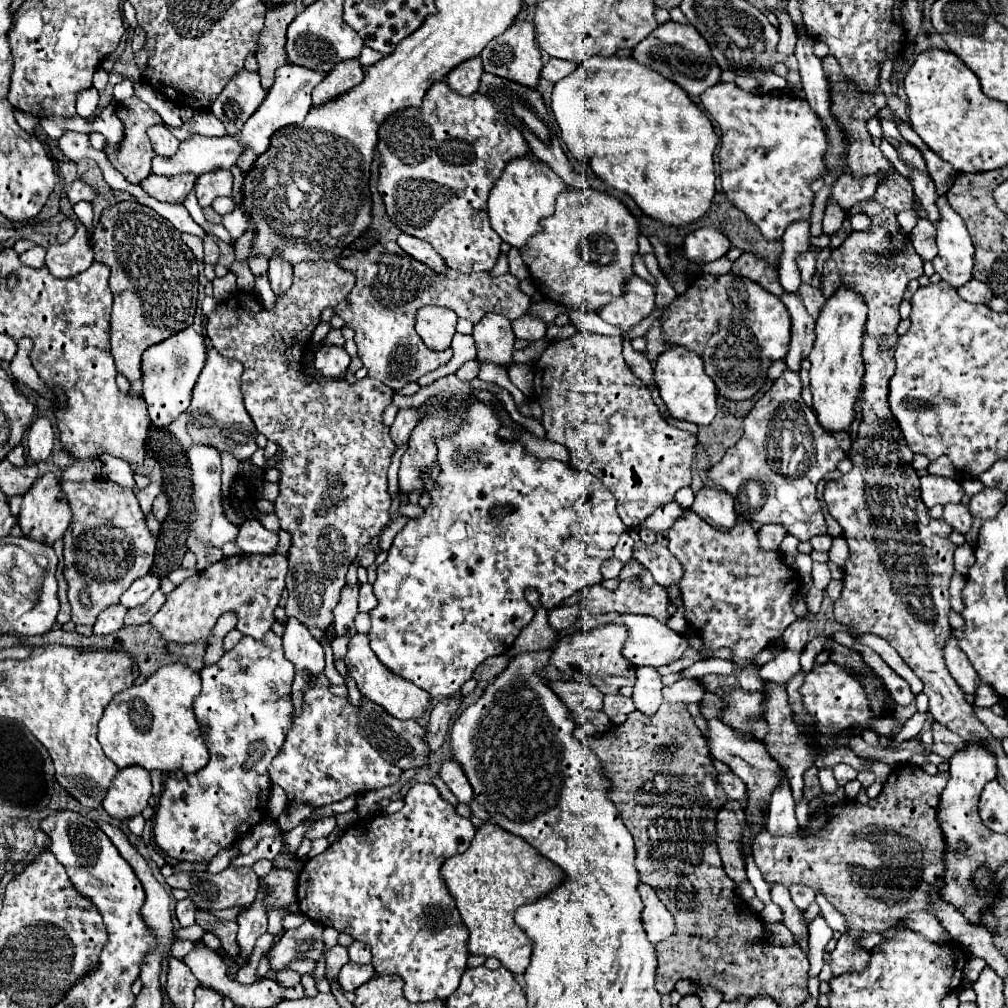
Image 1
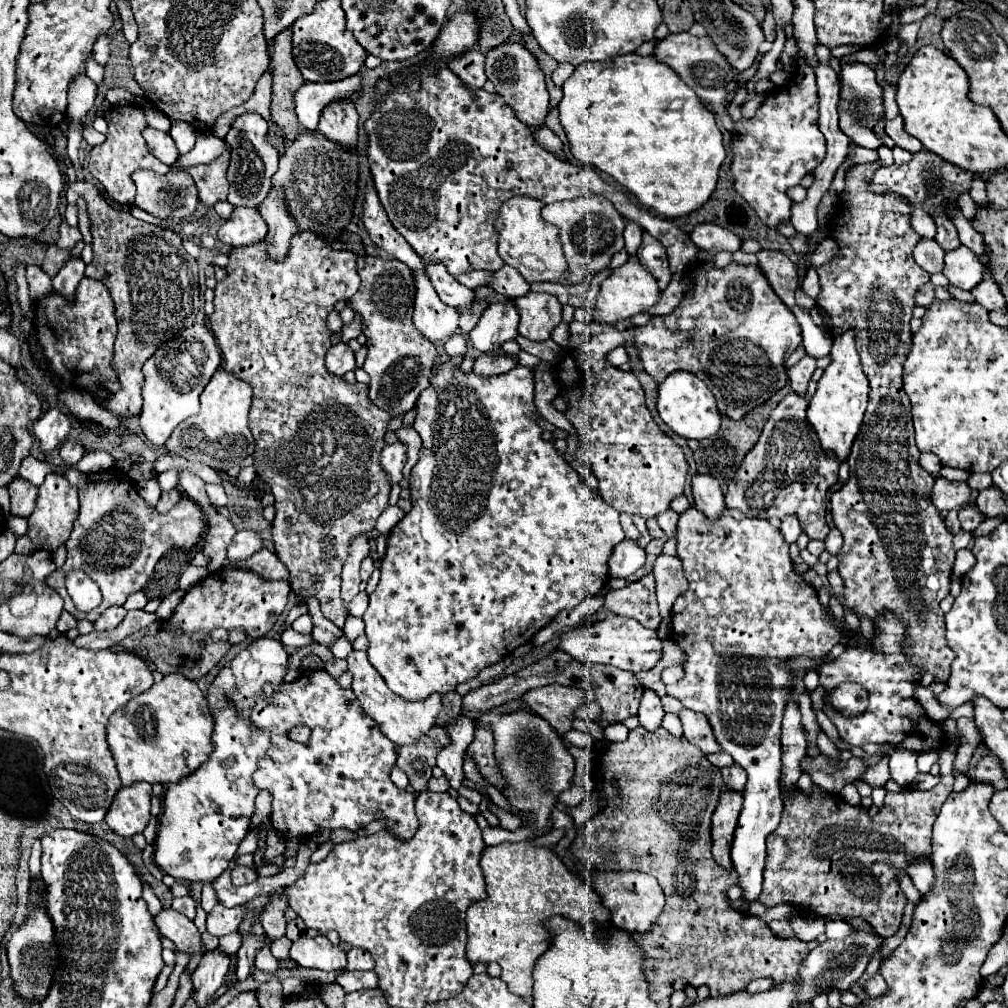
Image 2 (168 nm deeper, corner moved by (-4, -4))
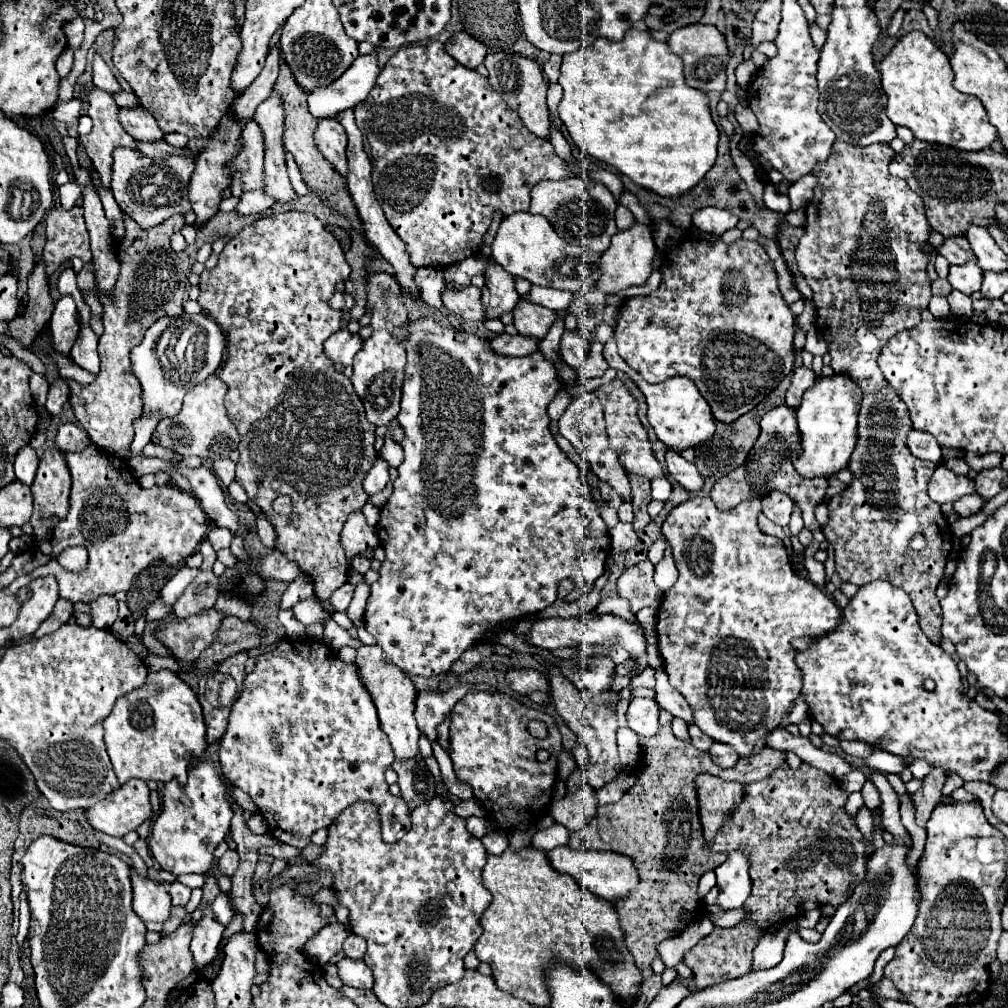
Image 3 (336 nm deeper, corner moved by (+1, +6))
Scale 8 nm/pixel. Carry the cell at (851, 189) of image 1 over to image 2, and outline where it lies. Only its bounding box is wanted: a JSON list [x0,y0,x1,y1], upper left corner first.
[869,149,973,215]

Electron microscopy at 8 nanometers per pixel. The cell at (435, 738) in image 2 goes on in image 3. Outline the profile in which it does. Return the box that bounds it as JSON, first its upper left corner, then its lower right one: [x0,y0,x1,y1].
[392,755,434,809]

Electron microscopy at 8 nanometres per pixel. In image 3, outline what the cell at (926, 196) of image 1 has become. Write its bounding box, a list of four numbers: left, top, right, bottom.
[938,237,974,265]

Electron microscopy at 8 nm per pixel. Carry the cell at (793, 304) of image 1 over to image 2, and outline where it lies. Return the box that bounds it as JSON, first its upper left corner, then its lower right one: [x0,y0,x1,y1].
[787,353,815,395]

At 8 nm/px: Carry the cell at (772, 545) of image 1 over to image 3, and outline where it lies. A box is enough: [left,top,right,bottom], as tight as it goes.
[762,493,792,527]

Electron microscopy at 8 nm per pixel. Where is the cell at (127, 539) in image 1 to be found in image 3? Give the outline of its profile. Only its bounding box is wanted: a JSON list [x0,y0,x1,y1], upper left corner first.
[14,447,206,603]

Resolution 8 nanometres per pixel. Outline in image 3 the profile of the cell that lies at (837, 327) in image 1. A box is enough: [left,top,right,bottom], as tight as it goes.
[792,375,862,477]

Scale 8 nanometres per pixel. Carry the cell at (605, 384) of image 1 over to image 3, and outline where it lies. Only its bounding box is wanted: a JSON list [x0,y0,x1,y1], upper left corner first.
[594,379,662,479]

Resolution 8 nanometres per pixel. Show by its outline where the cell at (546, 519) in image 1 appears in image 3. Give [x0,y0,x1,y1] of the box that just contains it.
[364,317,610,677]

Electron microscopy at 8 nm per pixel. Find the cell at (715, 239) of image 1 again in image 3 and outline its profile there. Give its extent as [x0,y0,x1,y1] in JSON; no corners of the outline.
[692,207,738,237]

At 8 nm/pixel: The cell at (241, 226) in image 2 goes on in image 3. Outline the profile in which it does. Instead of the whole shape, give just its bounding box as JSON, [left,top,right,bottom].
[236,189,274,215]

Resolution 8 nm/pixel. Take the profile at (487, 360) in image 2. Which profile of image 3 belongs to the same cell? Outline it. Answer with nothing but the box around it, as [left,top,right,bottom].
[490,333,538,357]

